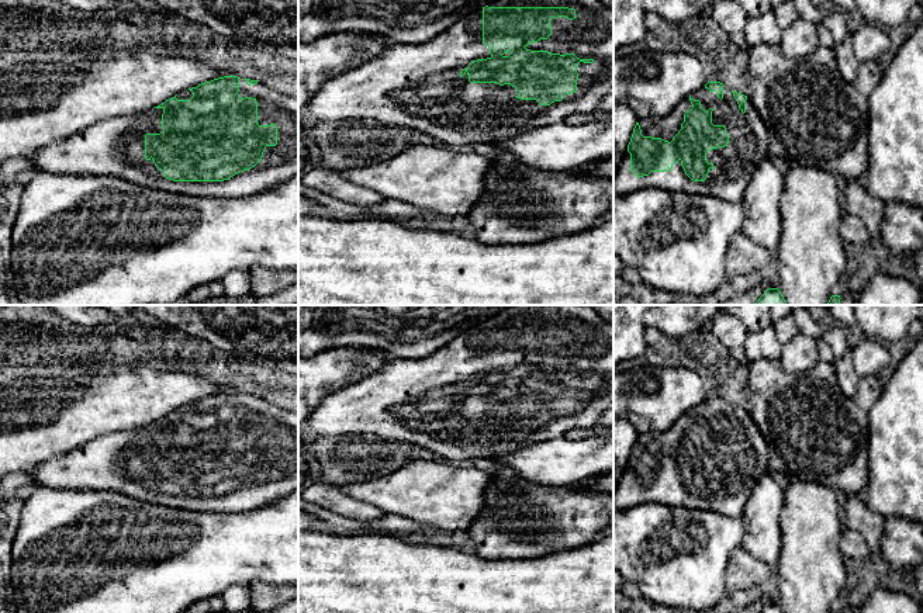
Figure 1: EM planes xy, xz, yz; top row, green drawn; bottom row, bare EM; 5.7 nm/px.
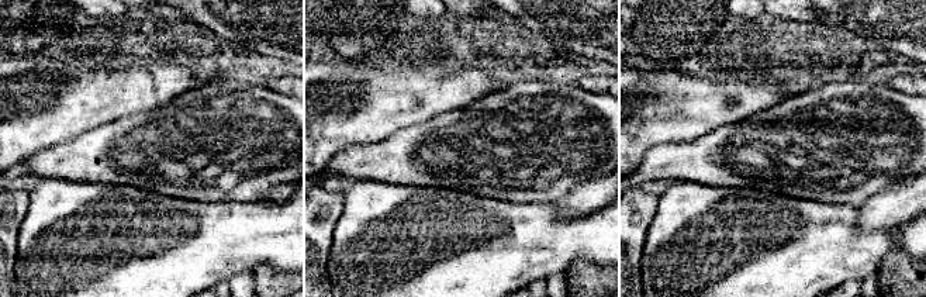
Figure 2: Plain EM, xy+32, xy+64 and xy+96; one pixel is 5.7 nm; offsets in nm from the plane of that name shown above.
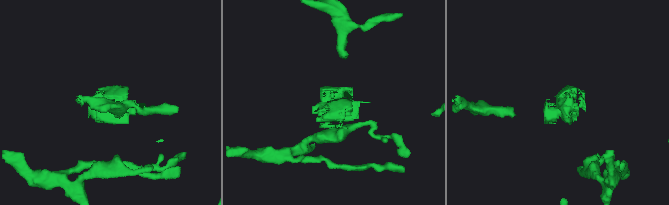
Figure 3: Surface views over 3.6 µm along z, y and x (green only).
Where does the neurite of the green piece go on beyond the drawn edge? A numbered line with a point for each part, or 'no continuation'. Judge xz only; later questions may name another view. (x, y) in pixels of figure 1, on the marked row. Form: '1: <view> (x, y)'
1: xz (415, 85)

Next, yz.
1: yz (735, 165)

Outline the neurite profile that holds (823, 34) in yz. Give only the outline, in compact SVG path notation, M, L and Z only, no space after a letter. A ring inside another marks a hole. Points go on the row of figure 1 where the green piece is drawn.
M816 22L816 30L817 30L819 46L833 48L834 41L833 37L830 35L830 31L820 22Z

